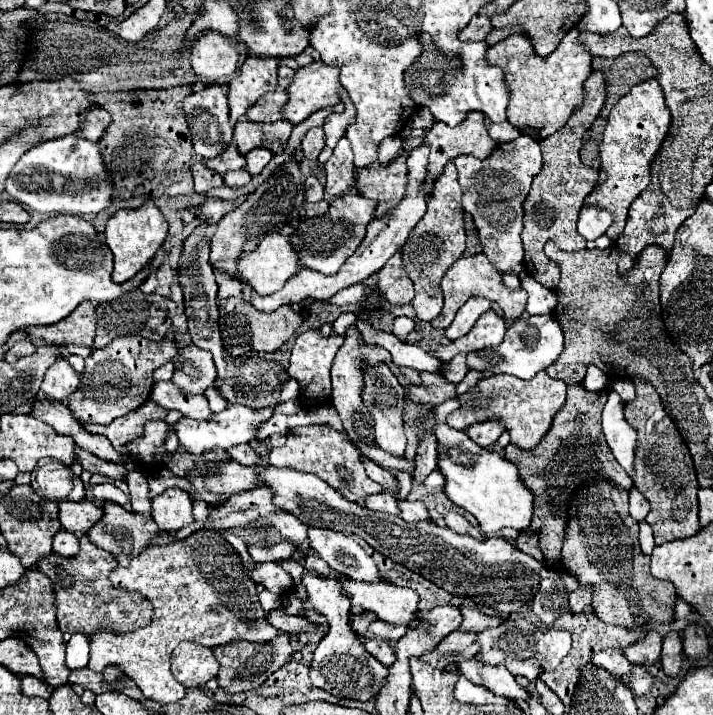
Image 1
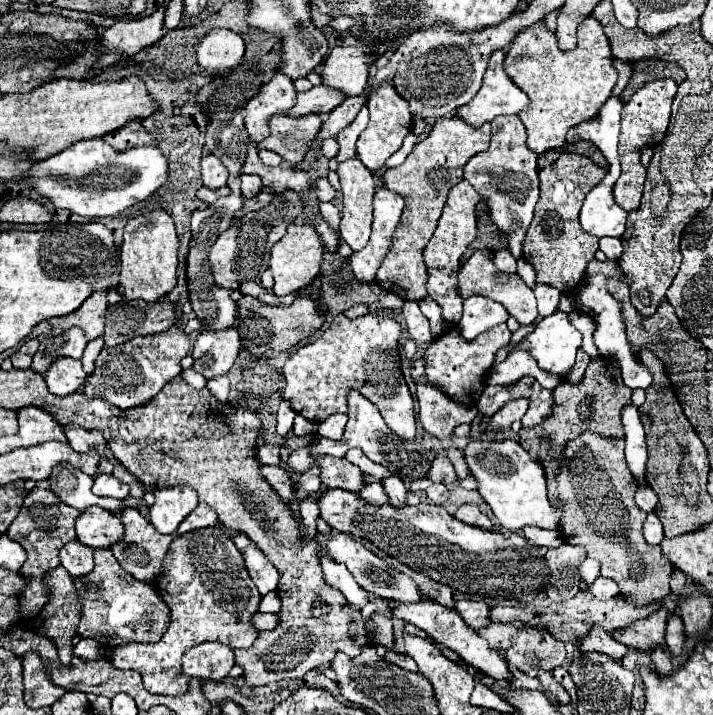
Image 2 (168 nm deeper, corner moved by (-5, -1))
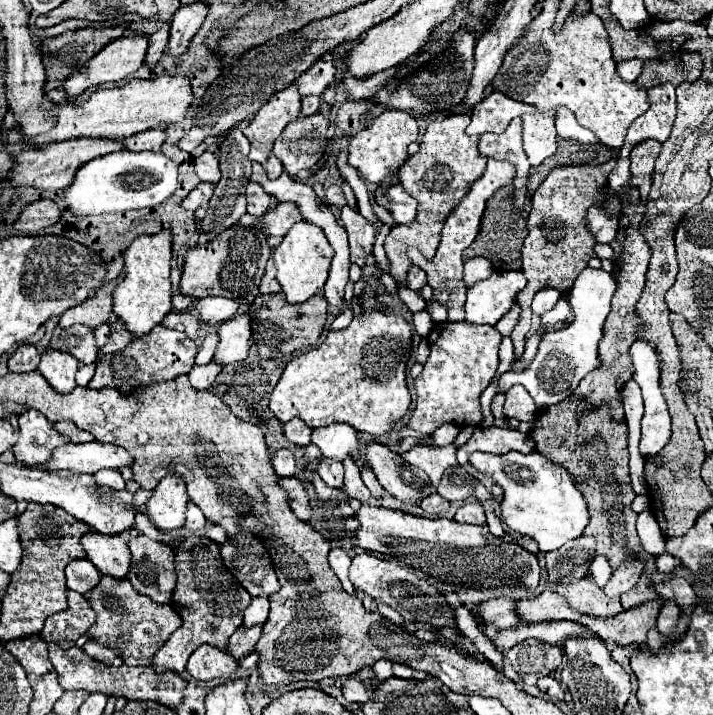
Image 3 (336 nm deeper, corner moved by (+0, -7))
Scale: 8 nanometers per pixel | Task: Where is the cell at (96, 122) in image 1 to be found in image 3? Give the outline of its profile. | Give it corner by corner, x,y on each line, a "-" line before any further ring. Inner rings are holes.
153,128
149,132
143,132
141,136
131,136
125,138
125,148
139,152
139,150
151,150
151,152
159,152
163,142
167,140
167,134
163,128

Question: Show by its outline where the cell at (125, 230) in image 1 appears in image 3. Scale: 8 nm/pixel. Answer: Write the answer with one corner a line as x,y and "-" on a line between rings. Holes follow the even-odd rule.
159,232
157,236
141,236
125,252
125,278
113,292
113,312
125,328
141,338
147,336
171,312
171,234

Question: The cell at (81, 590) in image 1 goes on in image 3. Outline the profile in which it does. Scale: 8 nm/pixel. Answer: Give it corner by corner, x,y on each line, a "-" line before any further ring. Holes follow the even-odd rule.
113,576
101,578
97,588
89,594
89,602
97,614
97,622
89,628
91,640
117,650
127,666
149,666
155,652
159,652
169,636
181,626
181,616
173,606
157,604
135,592
127,580
113,580

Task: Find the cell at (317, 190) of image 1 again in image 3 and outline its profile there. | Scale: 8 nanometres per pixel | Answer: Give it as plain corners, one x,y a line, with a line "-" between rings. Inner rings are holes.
329,186
329,188
327,188
327,200
329,200
331,206
339,206
339,208
347,204
341,186

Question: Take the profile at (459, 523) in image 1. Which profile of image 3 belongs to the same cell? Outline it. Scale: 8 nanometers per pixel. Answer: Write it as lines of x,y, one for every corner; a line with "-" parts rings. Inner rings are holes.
467,502
463,504
457,514
455,514
457,522
467,522
467,524
485,524
485,512
483,506
479,502

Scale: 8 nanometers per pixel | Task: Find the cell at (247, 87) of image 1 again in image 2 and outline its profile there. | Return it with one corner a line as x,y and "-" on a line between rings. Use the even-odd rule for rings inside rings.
274,72
266,86
260,86
258,94
244,106
244,124
252,140
262,140
268,134
268,118
288,110
294,104
294,84
282,72

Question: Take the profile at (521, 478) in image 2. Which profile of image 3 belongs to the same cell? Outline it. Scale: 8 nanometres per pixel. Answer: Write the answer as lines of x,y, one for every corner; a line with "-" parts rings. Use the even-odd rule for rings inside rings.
473,452
469,456
469,464
485,476
491,476
505,490
505,498
501,500
501,516
505,524
511,530
537,540
541,552
557,550
565,542
583,534
591,518
585,504
585,496
575,486
573,476
569,476
569,470
561,464
551,462
539,452
507,452
501,456

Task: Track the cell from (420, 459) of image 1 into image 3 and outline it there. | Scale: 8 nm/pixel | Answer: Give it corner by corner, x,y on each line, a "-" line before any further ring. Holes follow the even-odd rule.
435,494
435,496
429,496
429,498
425,498
425,500
421,502
421,508
423,508
425,512
429,512
431,516
441,516
443,512
447,512
447,508
449,508
449,502
447,502
445,498
441,498
439,494

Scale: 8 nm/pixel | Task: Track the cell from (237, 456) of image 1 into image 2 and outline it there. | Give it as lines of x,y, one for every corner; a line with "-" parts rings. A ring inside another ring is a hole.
258,446
256,448
256,460
260,464
270,464
270,466
278,466
280,464
280,448
274,446

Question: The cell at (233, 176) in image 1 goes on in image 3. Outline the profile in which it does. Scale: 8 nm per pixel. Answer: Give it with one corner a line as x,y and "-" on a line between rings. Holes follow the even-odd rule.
249,182
247,186
247,212
253,216
263,216
271,206
271,196
257,184

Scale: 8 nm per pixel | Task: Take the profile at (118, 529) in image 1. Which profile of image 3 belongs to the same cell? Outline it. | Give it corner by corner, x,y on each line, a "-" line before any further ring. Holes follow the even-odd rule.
143,534
129,542
133,560
127,580
133,588
159,604
171,604
177,584
175,552
163,542
155,542

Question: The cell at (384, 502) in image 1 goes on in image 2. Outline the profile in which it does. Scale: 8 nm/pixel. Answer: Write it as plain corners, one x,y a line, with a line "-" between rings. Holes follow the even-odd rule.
370,482
362,488
362,492
358,492
360,498
364,498
368,504
376,504
376,506
386,506
390,504
390,498
384,492
382,482

